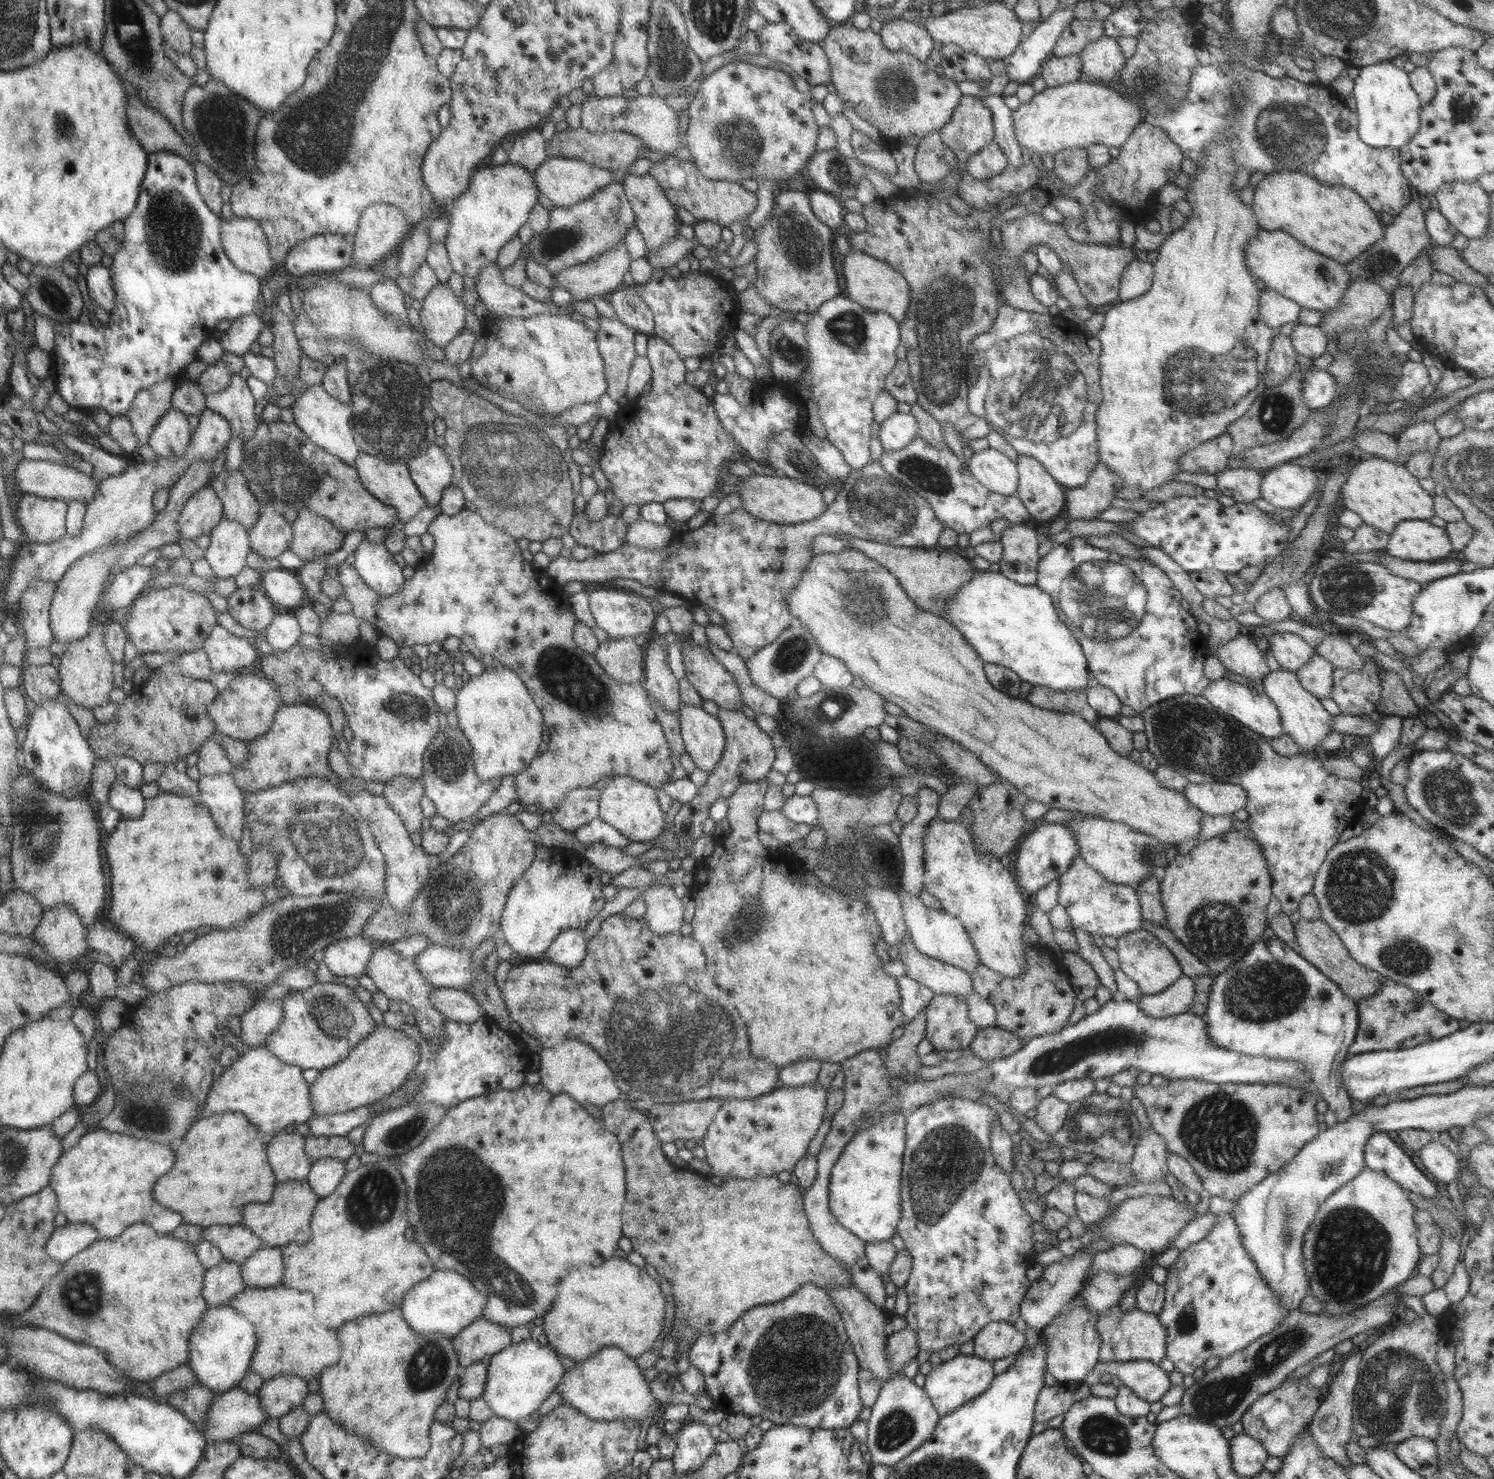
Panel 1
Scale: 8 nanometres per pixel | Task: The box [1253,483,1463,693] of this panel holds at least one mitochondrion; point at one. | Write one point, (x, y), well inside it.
(1348, 587)

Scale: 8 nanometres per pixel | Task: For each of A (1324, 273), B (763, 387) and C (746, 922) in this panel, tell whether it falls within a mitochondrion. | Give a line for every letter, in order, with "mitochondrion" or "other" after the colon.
A: mitochondrion
B: other
C: mitochondrion

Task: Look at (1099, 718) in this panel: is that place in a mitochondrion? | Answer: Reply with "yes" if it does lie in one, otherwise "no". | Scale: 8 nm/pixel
no

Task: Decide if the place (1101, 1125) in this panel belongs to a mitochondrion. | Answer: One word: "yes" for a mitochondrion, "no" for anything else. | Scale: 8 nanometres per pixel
yes

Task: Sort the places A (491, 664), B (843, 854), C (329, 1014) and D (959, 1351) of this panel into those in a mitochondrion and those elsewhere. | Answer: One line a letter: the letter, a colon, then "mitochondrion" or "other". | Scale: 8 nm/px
A: other
B: mitochondrion
C: mitochondrion
D: other

